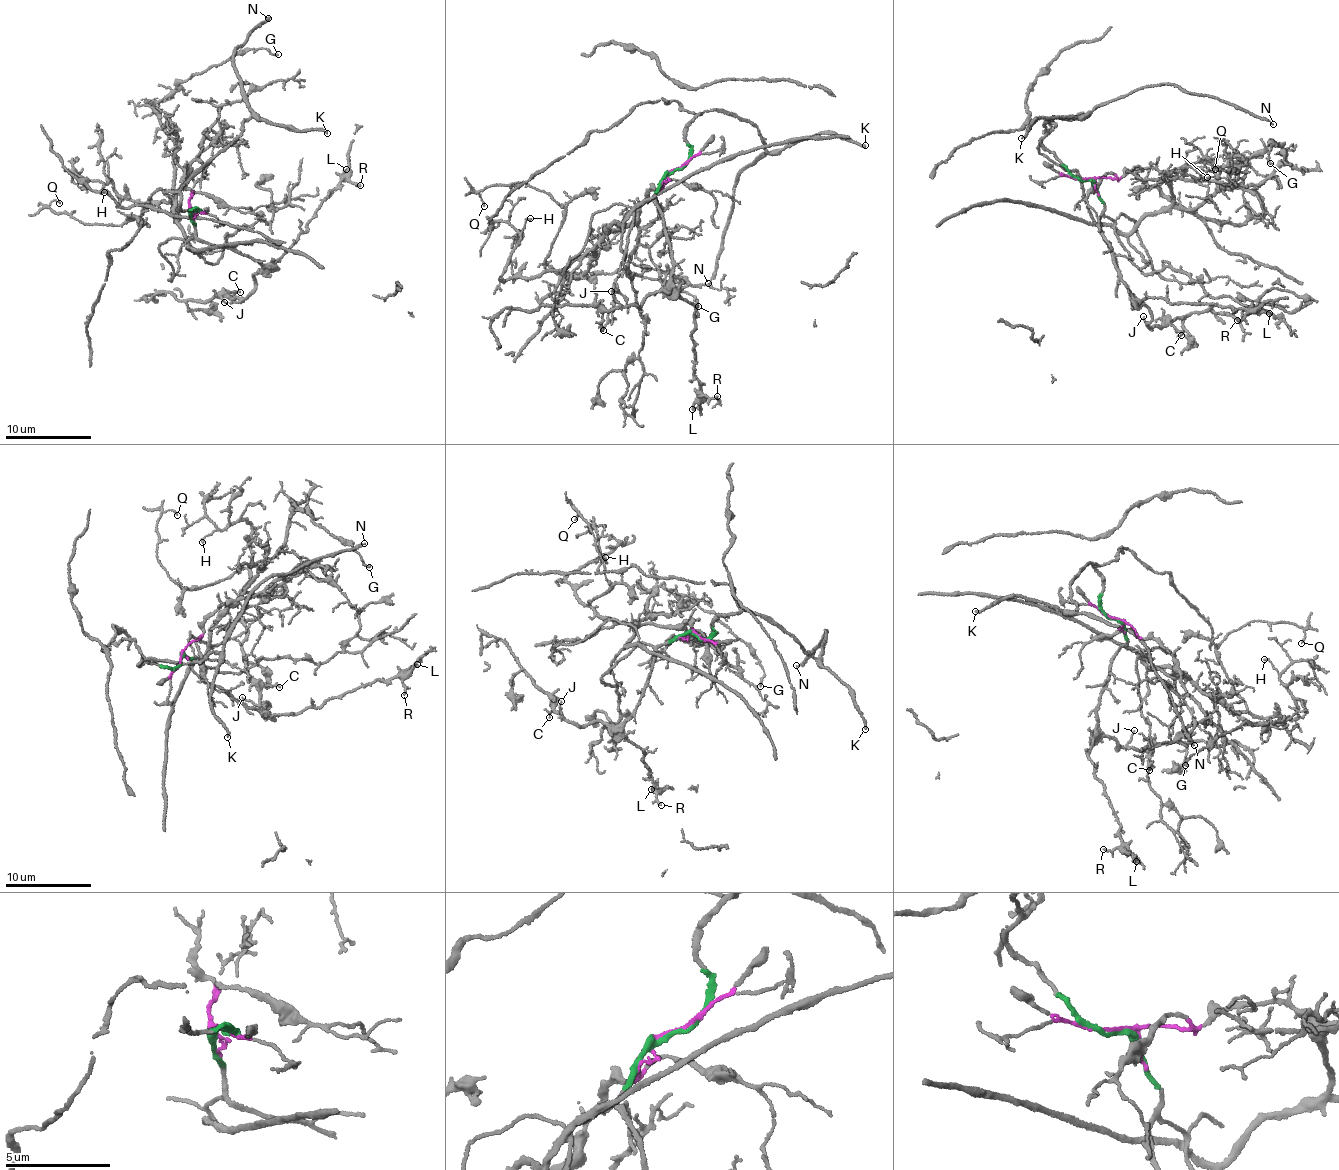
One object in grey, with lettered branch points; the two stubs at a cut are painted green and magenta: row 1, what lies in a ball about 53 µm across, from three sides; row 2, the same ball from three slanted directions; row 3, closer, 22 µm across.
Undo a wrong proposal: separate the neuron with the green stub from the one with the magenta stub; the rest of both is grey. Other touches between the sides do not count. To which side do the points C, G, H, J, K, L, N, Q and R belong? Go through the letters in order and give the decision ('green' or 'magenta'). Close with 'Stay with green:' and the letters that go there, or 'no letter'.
C: green
G: magenta
H: magenta
J: green
K: green
L: green
N: green
Q: magenta
R: green
Stay with green: C, J, K, L, N, R

